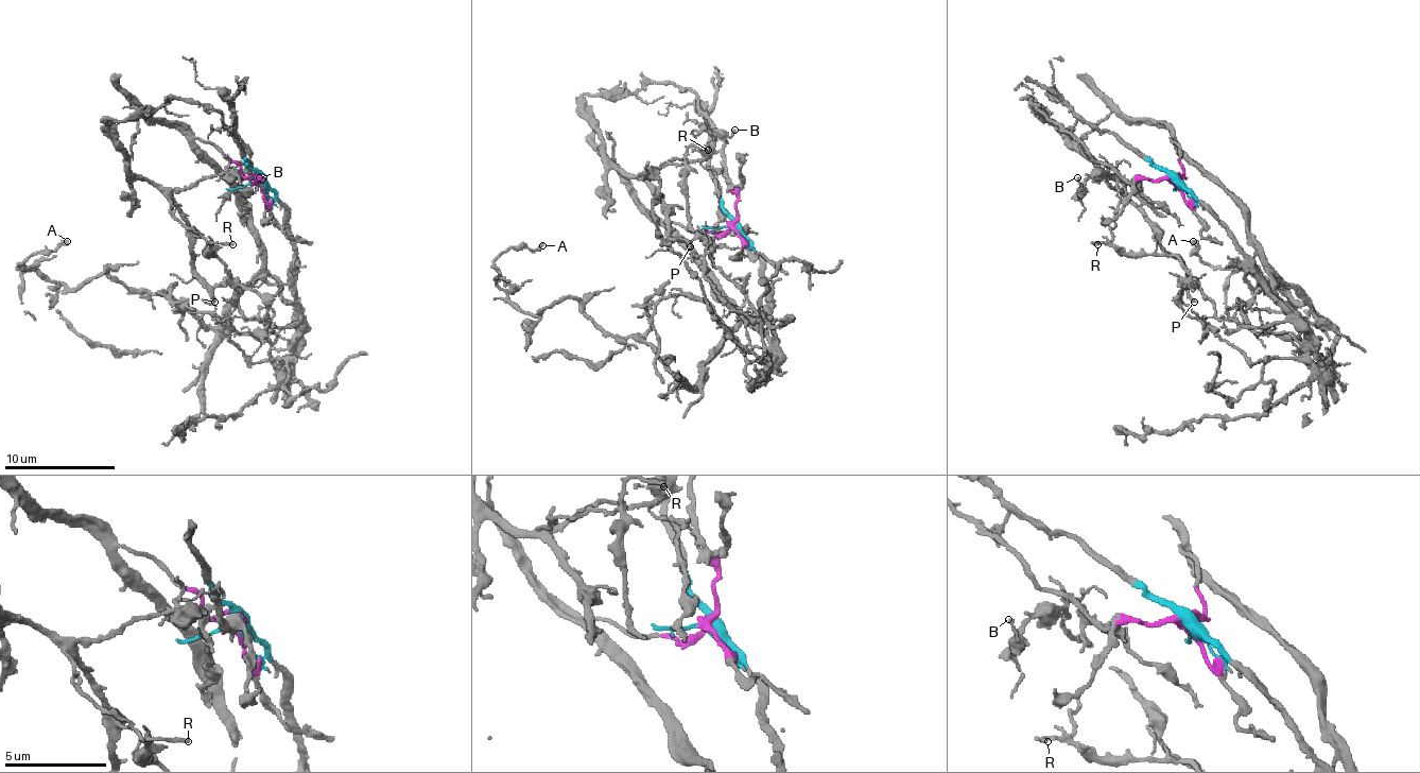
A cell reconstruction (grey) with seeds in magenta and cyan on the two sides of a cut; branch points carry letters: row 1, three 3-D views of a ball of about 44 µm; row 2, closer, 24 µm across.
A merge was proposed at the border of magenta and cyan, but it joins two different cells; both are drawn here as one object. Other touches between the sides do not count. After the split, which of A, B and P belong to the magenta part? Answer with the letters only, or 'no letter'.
A, B, P

